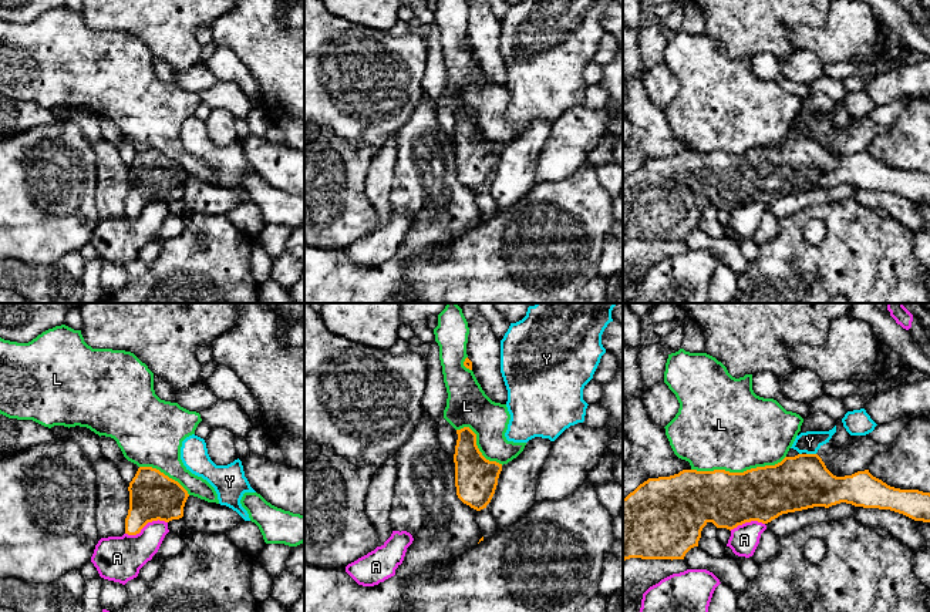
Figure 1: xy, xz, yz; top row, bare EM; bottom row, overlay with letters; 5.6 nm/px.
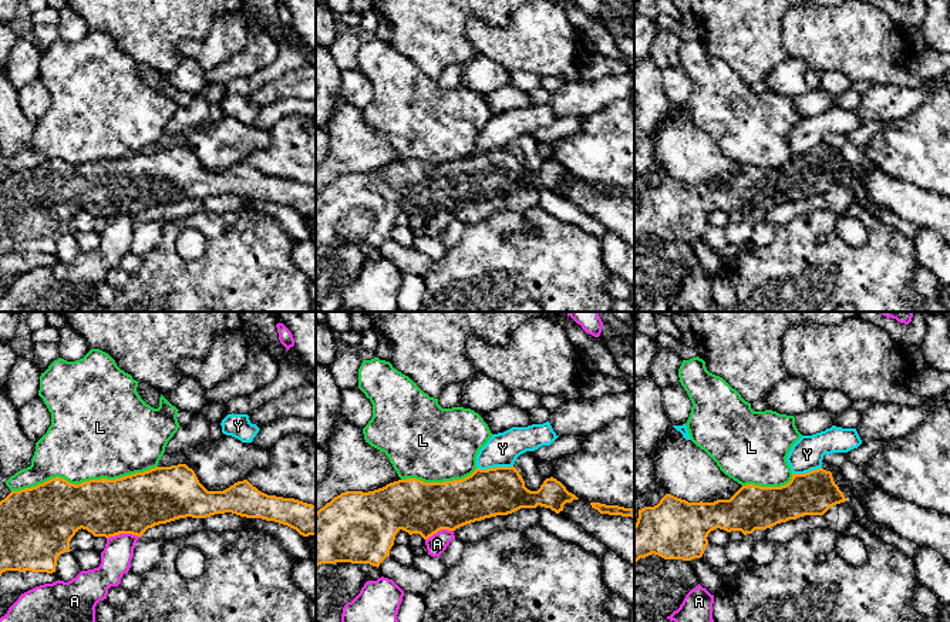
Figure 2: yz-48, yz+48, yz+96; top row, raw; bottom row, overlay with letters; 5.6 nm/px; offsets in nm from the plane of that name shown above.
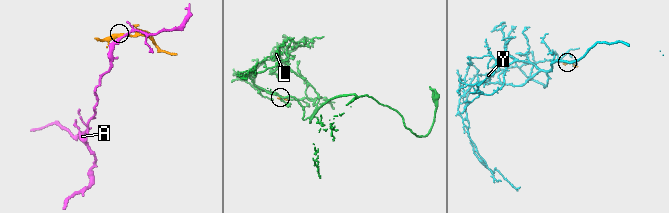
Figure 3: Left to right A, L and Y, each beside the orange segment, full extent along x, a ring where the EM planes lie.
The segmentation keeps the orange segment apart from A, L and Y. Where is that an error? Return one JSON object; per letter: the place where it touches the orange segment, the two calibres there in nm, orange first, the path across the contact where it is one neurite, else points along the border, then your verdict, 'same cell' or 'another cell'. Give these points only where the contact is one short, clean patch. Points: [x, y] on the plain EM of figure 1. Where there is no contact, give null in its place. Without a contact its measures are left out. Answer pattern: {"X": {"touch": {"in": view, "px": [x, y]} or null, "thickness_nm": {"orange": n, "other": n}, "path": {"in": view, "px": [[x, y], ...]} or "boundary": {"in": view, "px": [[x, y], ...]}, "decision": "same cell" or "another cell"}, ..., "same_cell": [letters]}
{"A": {"touch": {"in": "xy", "px": [145, 205]}, "thickness_nm": {"orange": 280, "other": 260}, "decision": "another cell"}, "L": {"touch": {"in": "yz", "px": [738, 154]}, "thickness_nm": {"orange": 320, "other": 460}, "decision": "another cell"}, "Y": {"touch": {"in": "yz", "px": [811, 135]}, "thickness_nm": {"orange": 300, "other": 120}, "boundary": {"in": "yz", "px": [[806, 134], [815, 135]]}, "decision": "another cell"}, "same_cell": []}

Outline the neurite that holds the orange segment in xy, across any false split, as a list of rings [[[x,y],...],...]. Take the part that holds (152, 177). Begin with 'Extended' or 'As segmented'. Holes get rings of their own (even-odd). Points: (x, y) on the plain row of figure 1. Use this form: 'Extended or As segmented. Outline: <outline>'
As segmented. Outline: [[[139,148],[129,164],[129,191],[125,199],[125,215],[137,216],[152,202],[179,201],[189,178],[175,161],[152,148]]]

